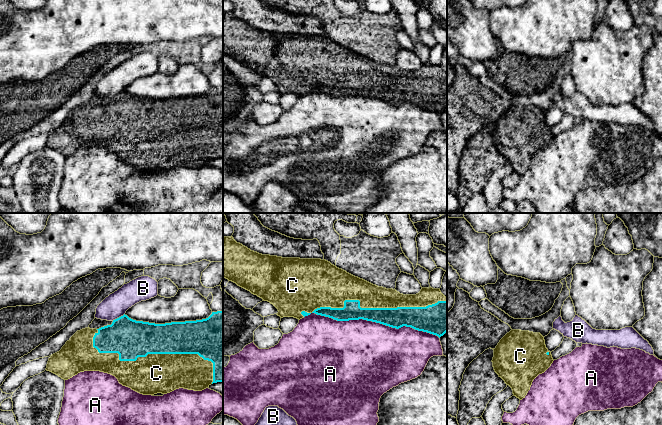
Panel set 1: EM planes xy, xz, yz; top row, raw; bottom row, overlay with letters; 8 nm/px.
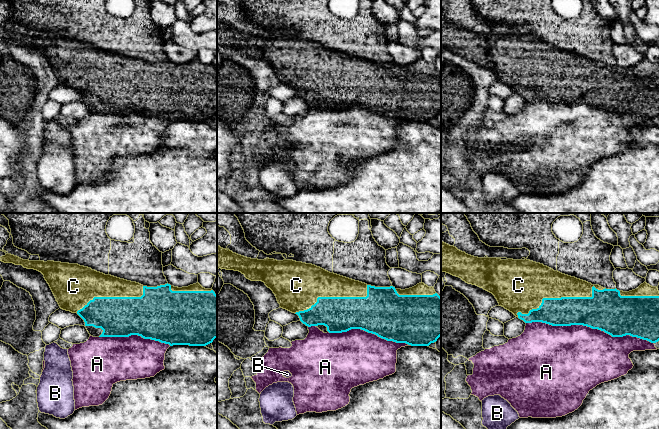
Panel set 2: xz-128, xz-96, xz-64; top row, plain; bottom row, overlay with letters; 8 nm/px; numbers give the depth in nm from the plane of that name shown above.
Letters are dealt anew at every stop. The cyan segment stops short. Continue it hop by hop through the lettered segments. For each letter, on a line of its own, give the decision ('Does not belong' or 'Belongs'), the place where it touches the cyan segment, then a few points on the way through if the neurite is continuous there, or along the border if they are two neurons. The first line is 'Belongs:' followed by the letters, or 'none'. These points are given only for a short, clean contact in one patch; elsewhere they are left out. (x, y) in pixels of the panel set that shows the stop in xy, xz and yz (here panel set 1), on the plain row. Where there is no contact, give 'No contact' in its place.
Belongs: C
A: Does not belong. Touches cyan at xz (372, 97)
B: Does not belong. Touches cyan at xy (119, 93). Boundary: xy (124, 89), (112, 96)
C: Belongs. Touches cyan at xy (155, 129)

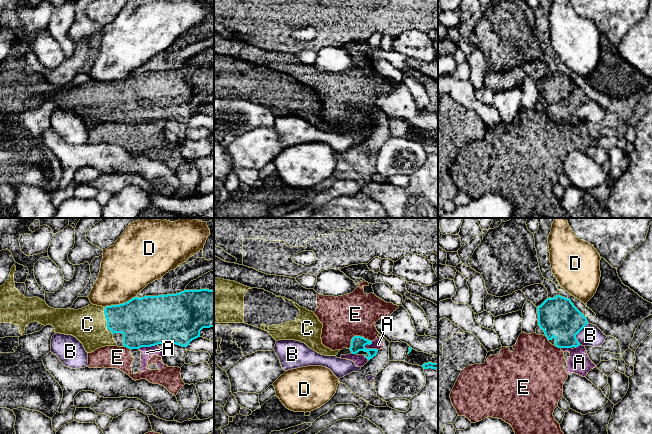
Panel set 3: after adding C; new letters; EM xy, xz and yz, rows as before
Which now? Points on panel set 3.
Belongs: C
A: Does not belong. Touches cyan at xz (370, 125). Boundary: xz (364, 121), (366, 124), (377, 126)
B: Does not belong. Touches cyan at yz (577, 109)
C: Belongs. Touches cyan at xy (104, 89). Path across: xy (134, 95), (104, 89), (96, 91), (87, 100)
D: Does not belong. Touches cyan at xy (120, 80). Boundary: xy (136, 72), (125, 78), (105, 83)
E: Does not belong. Touches cyan at xz (357, 112). Boundary: xz (372, 117), (360, 112), (354, 112), (348, 124)

